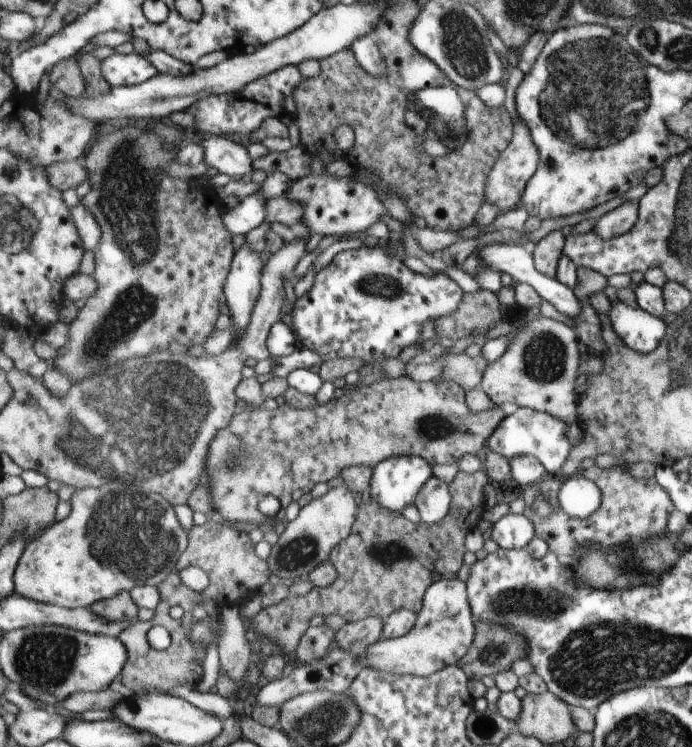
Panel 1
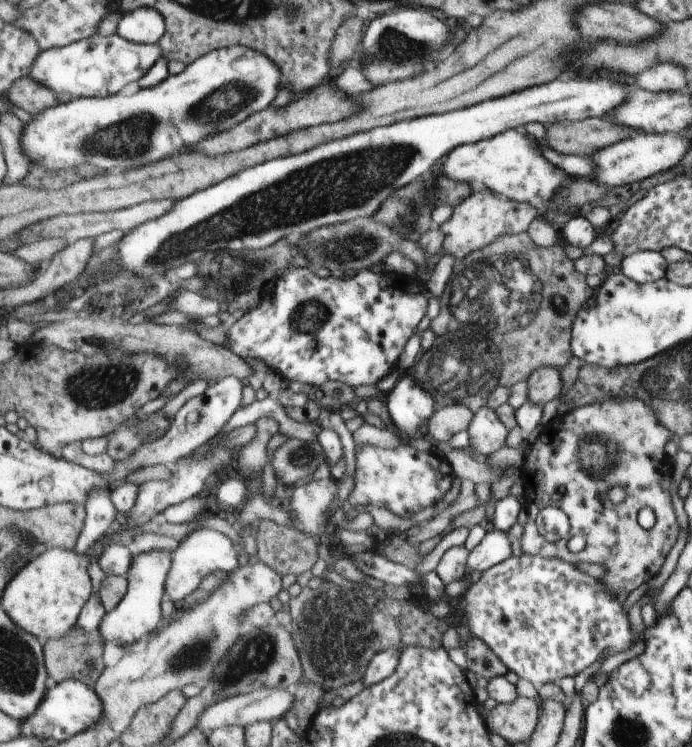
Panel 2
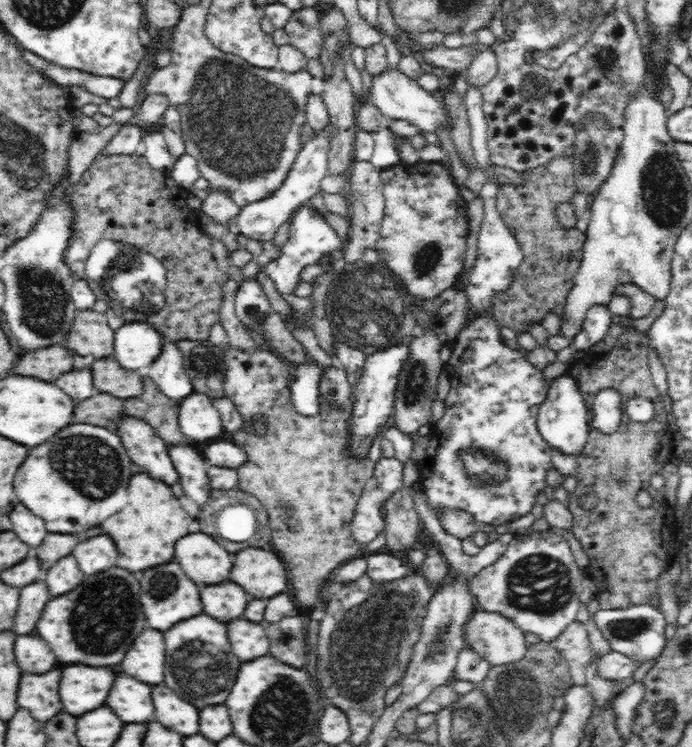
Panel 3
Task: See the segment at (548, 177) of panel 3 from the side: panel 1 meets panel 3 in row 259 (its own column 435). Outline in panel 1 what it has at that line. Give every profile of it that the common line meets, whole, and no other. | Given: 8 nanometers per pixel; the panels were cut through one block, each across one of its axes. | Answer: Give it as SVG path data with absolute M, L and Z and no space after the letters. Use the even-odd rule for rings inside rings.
M459 470L449 484L452 490L449 514L434 524L422 520L411 522L402 513L382 508L374 500L362 496L350 536L334 549L331 556L330 566L337 571L337 579L329 586L313 588L305 596L273 605L270 616L263 608L252 619L255 632L272 640L293 660L302 636L312 628L312 620L316 616L339 614L349 623L372 616L387 617L401 609L419 613L424 606L425 591L433 583L457 576L467 552L464 538L481 521L483 507L480 503L484 498L483 488L488 482L486 472L468 474Z

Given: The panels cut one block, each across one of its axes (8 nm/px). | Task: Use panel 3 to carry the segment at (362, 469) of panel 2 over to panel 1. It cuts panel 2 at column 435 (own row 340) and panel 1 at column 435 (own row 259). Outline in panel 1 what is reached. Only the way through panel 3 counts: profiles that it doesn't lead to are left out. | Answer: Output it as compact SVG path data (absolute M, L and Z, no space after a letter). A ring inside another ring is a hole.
M434 476L425 483L414 504L419 510L422 521L428 524L437 523L449 514L452 506L452 490L440 477Z

